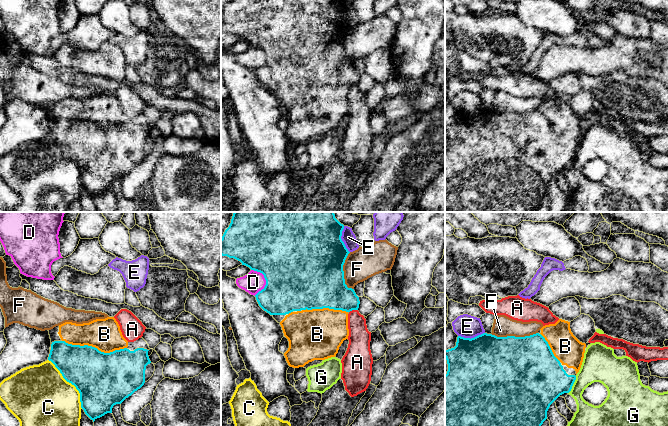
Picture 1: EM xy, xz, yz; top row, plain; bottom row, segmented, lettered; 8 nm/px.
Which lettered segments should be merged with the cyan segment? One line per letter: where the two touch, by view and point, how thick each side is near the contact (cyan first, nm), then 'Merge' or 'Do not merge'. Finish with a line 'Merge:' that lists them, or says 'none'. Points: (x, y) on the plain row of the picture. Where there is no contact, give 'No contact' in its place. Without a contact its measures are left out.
A: Touches cyan at xz (353, 85). Thickness 280 nm (cyan) against 180 nm. Do not merge
B: Touches cyan at xy (94, 123). Thickness 400 nm (cyan) against 260 nm. Merge
C: Touches cyan at xy (71, 159). Thickness 420 nm (cyan) against 480 nm. Do not merge
D: Touches cyan at xz (265, 55). Thickness 500 nm (cyan) against 170 nm. Do not merge
E: Touches cyan at yz (471, 114). Thickness 500 nm (cyan) against 190 nm. Do not merge
F: Touches cyan at yz (514, 112). Thickness 500 nm (cyan) against 170 nm. Do not merge
G: Touches cyan at yz (572, 161). Thickness 380 nm (cyan) against 240 nm. Do not merge
Merge: B

